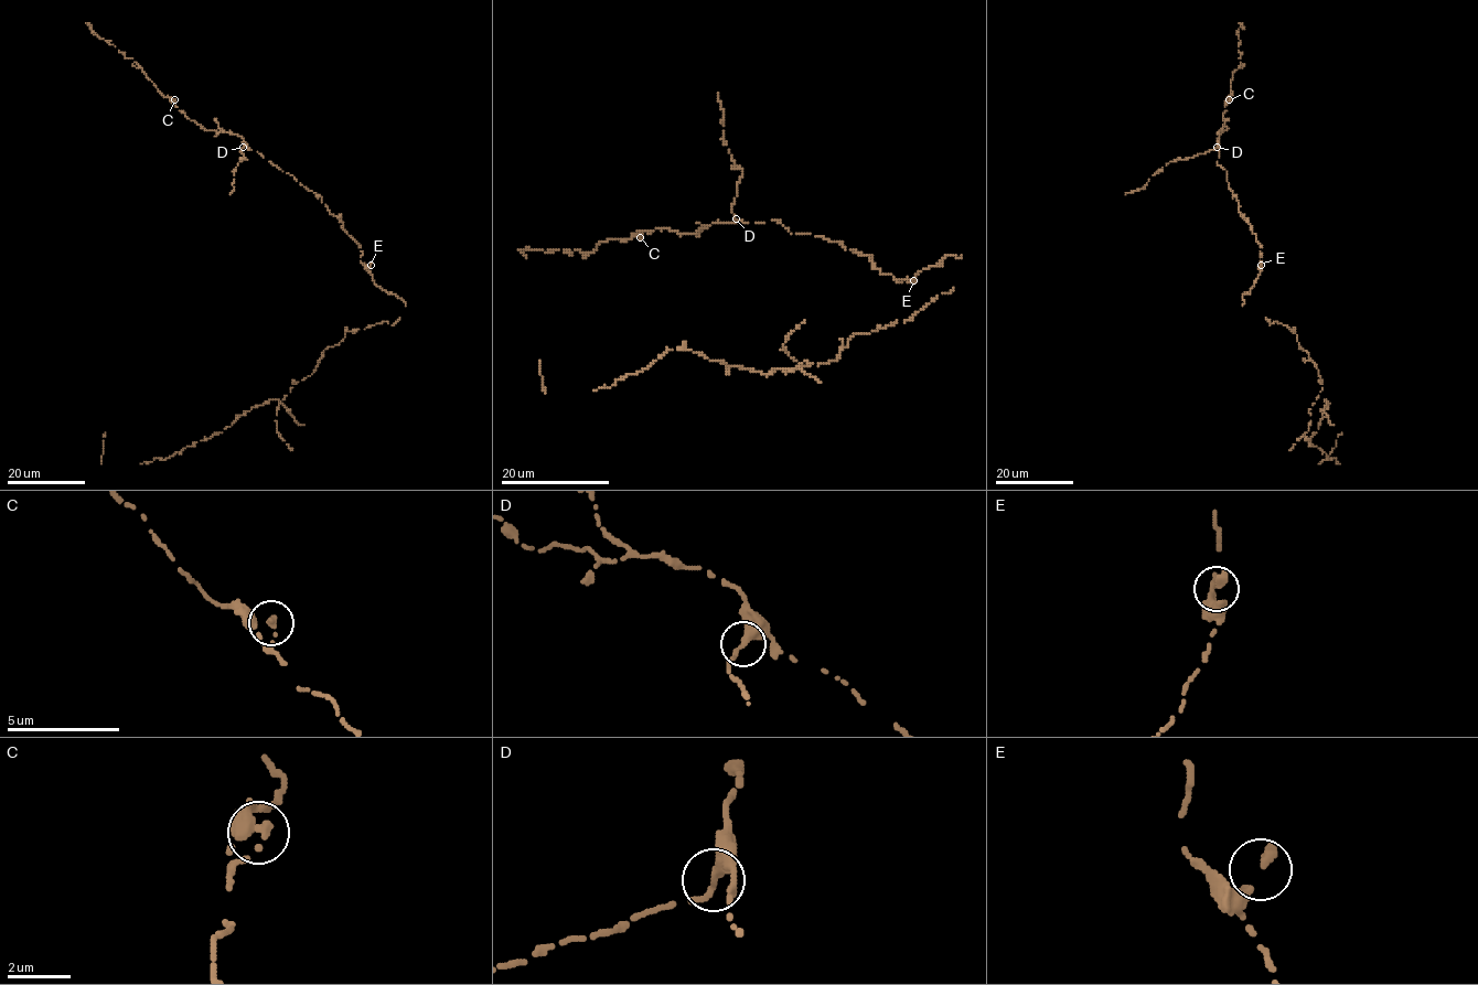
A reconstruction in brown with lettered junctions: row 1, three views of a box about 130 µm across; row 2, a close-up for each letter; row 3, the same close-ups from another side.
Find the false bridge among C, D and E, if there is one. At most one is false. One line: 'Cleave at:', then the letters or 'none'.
Cleave at: D

